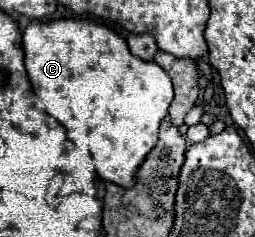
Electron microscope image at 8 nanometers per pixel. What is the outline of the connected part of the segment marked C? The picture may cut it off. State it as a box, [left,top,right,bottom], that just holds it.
[22,19,174,185]

